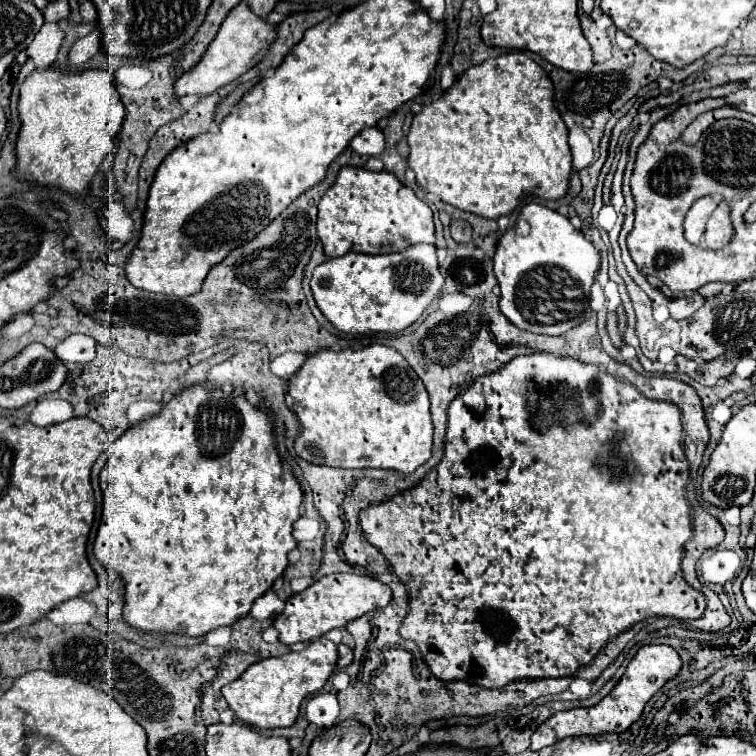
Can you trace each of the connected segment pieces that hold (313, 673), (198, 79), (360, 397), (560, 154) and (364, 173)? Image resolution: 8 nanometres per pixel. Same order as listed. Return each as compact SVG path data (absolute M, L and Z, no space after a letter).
M320 637L312 641L304 651L290 651L286 655L268 657L264 661L250 665L236 681L222 687L222 695L228 701L234 715L248 725L254 725L258 729L290 727L298 717L300 703L308 695L320 691L328 677L334 673L336 659L336 645L330 639Z
M242 1L228 13L224 23L220 25L220 31L216 33L216 41L208 45L208 51L202 55L200 63L176 79L174 83L176 97L178 99L184 95L206 97L218 91L220 87L232 83L234 79L238 79L240 75L244 75L248 69L252 69L262 61L274 39L276 39L276 25L270 25L268 21L254 15L250 7Z
M370 345L360 351L320 349L318 353L308 355L304 367L292 375L292 381L288 381L288 395L292 397L292 409L298 413L302 427L294 441L294 449L302 459L310 463L342 469L380 467L396 469L408 475L430 459L434 427L430 419L428 393L416 371L392 347Z
M506 53L506 55L498 55L492 57L480 65L474 65L470 69L466 69L456 81L454 85L436 101L432 101L430 105L424 105L420 113L416 113L412 117L412 125L410 125L410 133L406 135L408 145L410 145L410 155L408 155L408 165L410 169L416 173L416 181L422 189L438 195L442 201L462 209L462 211L470 211L474 215L486 217L486 219L498 219L500 215L508 215L512 213L526 195L530 195L536 189L536 195L544 195L544 199L560 199L566 195L568 191L568 179L570 179L570 171L572 171L572 155L570 155L570 147L568 147L568 129L560 117L560 113L554 109L554 101L552 101L552 81L550 77L544 73L544 69L540 65L536 65L526 53Z
M344 167L336 183L318 203L318 237L328 257L342 257L348 251L358 253L396 253L410 245L434 243L434 219L430 207L414 191L402 185L394 173Z

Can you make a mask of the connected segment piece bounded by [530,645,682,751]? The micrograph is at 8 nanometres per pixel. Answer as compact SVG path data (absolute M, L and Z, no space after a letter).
M642 645L638 653L632 657L632 661L626 667L626 673L616 683L616 687L596 705L592 707L576 707L568 711L558 711L550 719L546 719L532 735L532 751L538 751L542 747L554 745L558 739L564 737L580 737L580 735L600 735L600 733L622 733L626 731L638 717L642 715L644 705L648 699L670 679L674 677L682 667L680 655L670 645Z

